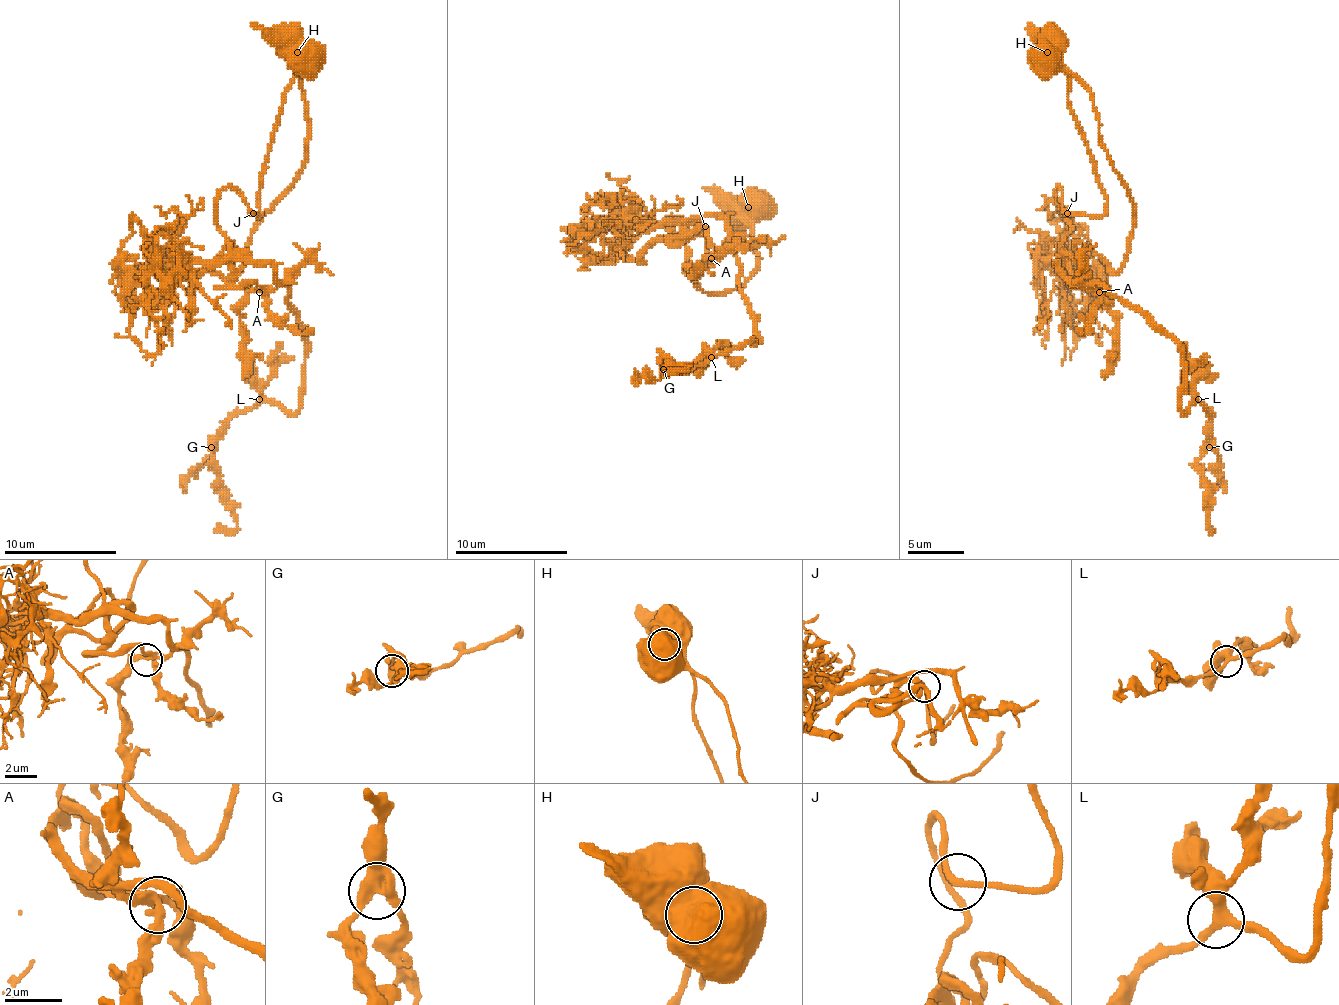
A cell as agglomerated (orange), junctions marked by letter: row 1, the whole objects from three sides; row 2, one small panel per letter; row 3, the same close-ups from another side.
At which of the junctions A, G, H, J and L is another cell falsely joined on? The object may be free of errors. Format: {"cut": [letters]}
{"cut": ["H"]}

